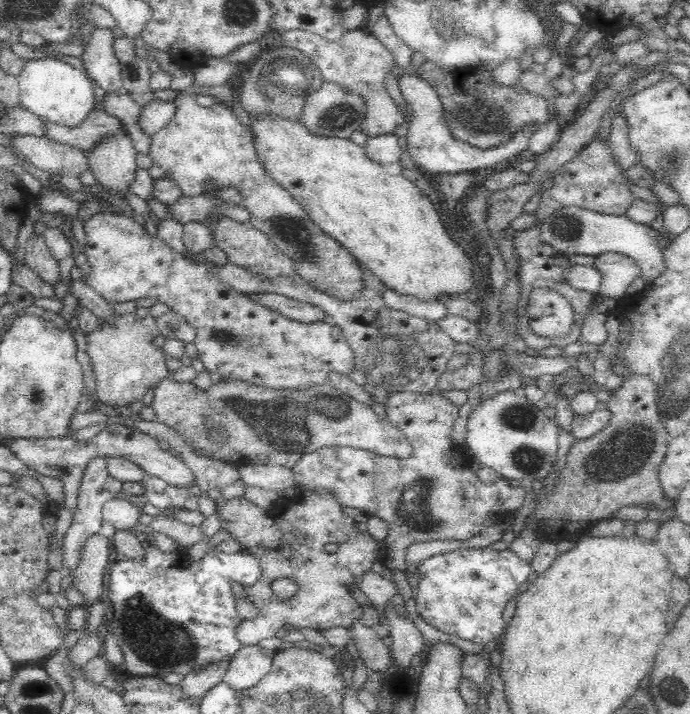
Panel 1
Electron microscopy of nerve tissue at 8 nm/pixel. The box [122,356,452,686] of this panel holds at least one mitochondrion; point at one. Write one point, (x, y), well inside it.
(276, 421)

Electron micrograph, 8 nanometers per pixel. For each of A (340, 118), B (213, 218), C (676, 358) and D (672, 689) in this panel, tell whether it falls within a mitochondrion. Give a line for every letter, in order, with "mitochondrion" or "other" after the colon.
A: mitochondrion
B: other
C: mitochondrion
D: mitochondrion

